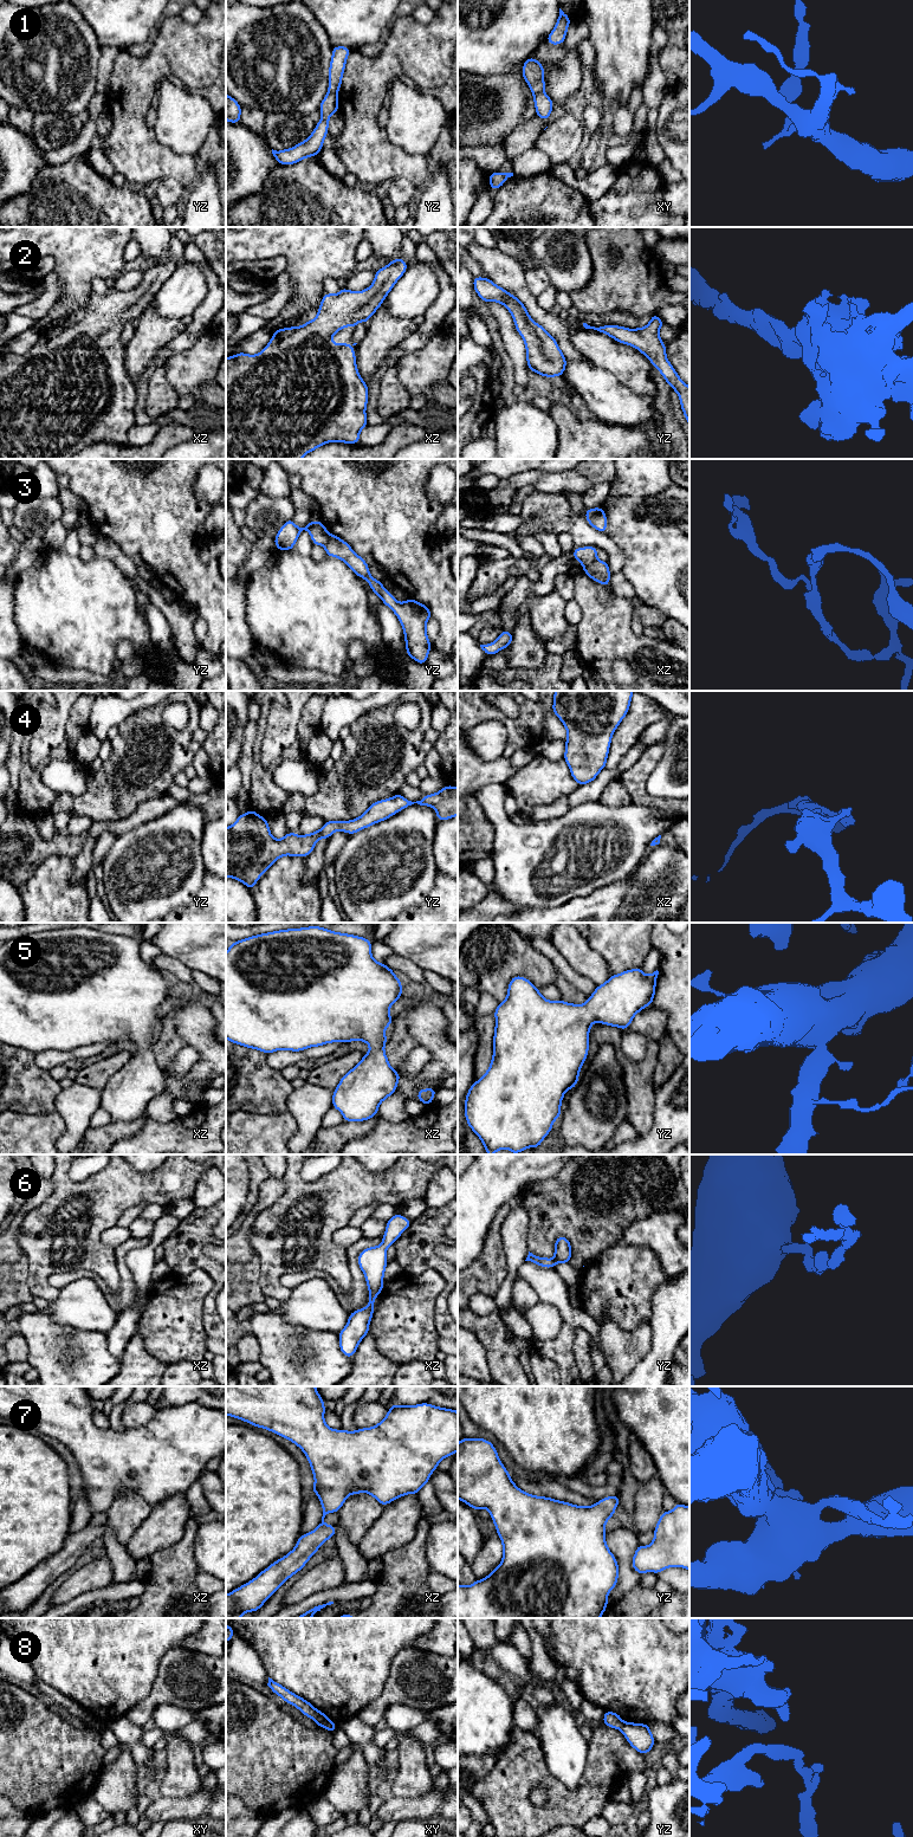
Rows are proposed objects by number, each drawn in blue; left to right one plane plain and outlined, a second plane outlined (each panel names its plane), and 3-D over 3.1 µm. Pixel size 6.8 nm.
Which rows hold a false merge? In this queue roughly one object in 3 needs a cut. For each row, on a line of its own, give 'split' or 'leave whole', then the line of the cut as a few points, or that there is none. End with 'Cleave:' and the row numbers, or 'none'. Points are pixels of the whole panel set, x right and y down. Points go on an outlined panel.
1: split | xy (543, 91), (533, 96)
2: leave whole | no cut
3: split | xz (596, 557), (583, 567)
4: leave whole | no cut
5: leave whole | no cut
6: leave whole | no cut
7: leave whole | no cut
8: split | yz (623, 1722), (620, 1728)
Cleave: 1, 3, 8

